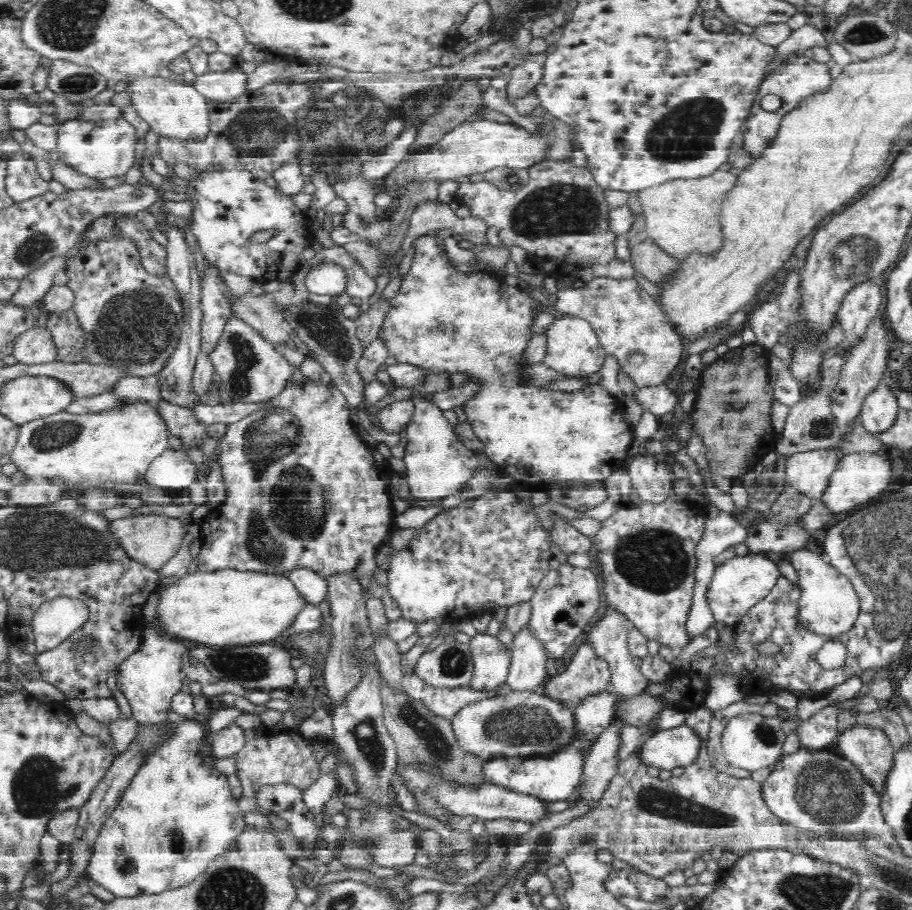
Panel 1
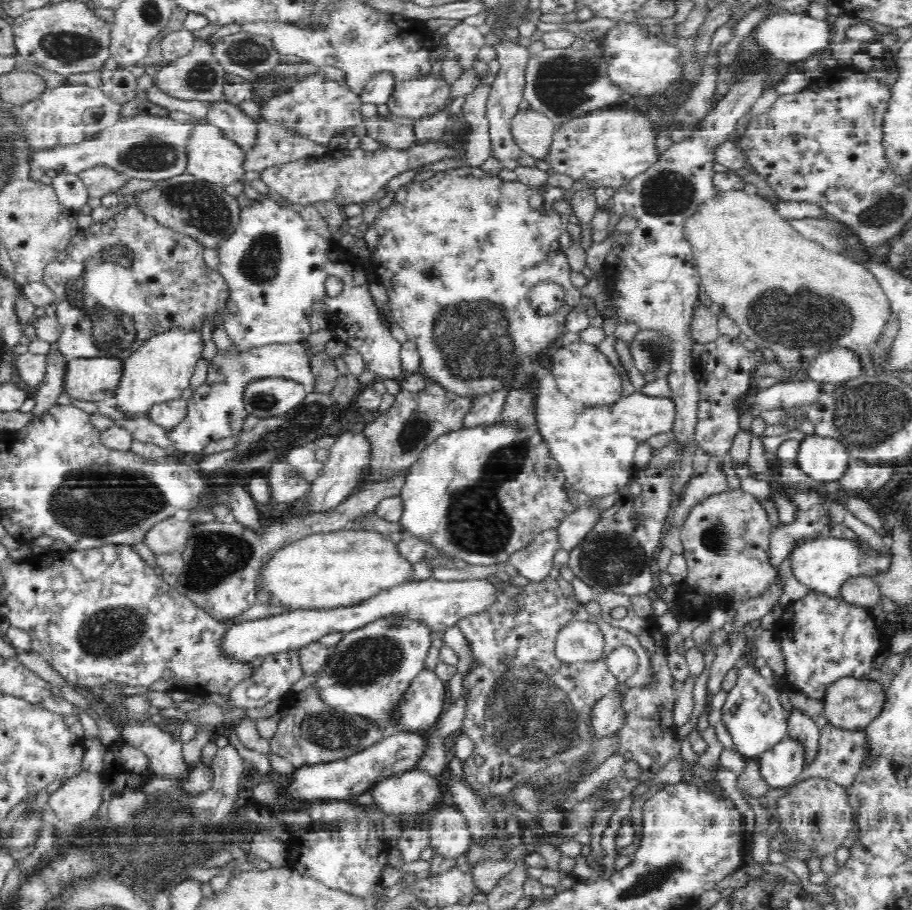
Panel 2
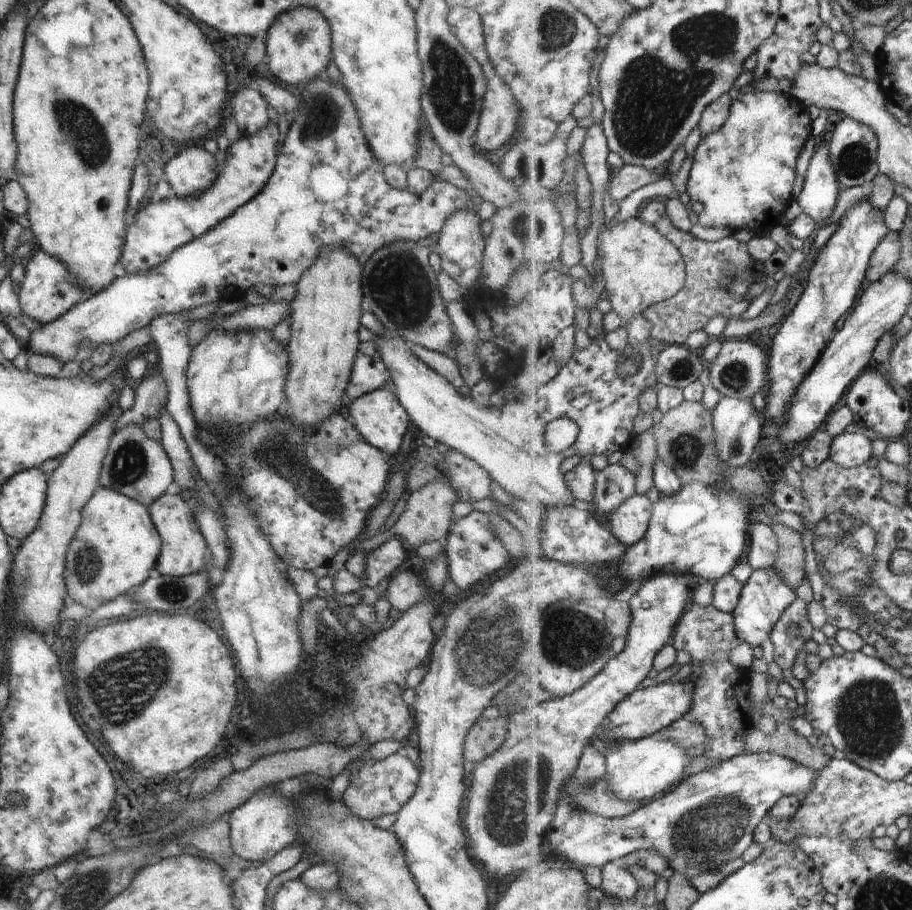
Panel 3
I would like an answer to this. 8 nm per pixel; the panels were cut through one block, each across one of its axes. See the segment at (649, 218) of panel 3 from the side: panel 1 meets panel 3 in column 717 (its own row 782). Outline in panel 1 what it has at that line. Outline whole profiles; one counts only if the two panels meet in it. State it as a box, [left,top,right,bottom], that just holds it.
[235,727,334,802]

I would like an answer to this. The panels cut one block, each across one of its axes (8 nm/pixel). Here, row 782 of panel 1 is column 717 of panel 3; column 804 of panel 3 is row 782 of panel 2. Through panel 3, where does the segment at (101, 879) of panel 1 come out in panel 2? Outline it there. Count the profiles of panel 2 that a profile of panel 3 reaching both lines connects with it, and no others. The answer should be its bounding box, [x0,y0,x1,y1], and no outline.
[99,739,155,798]

